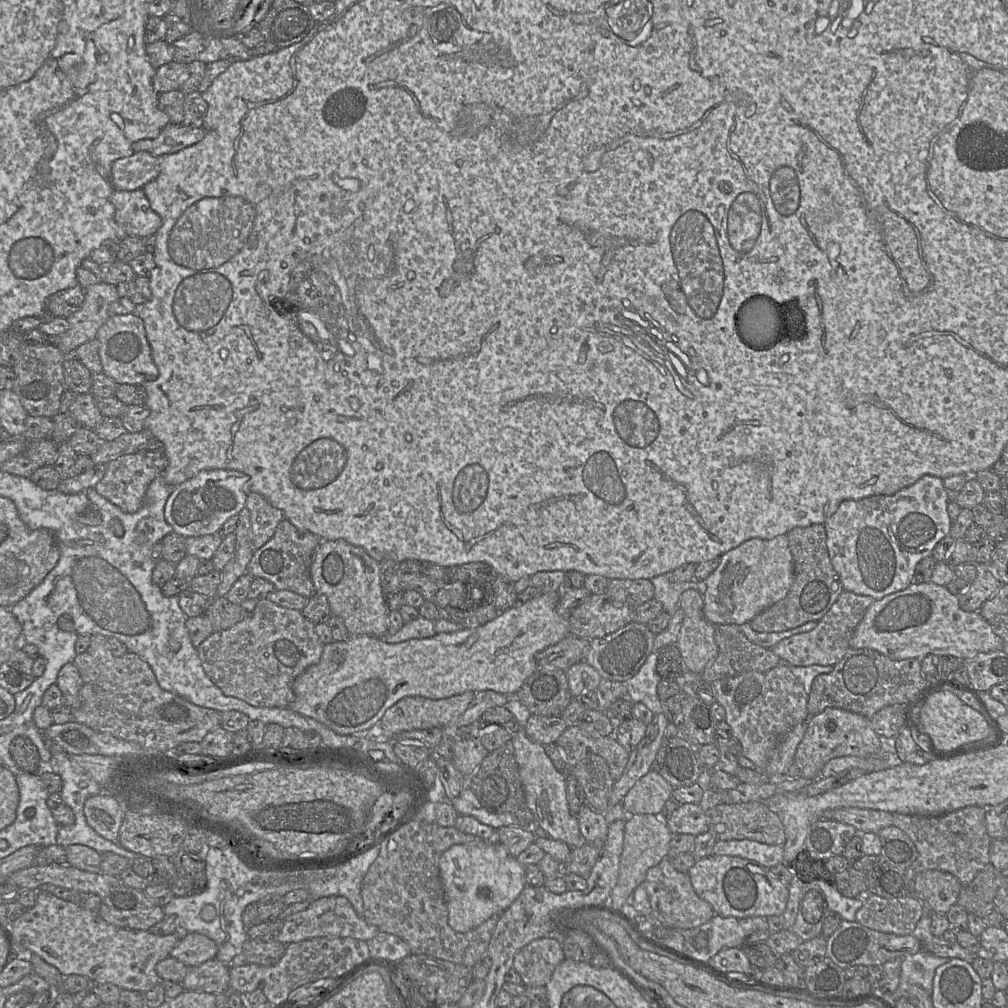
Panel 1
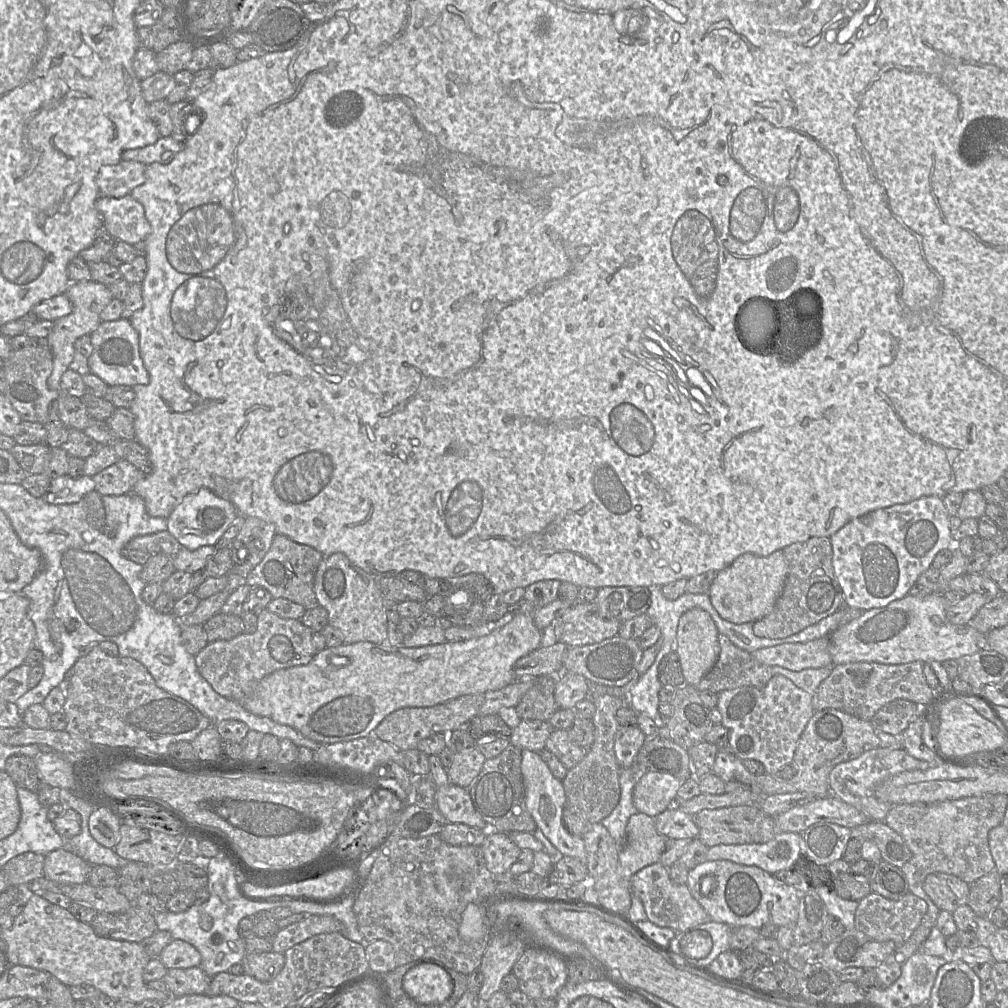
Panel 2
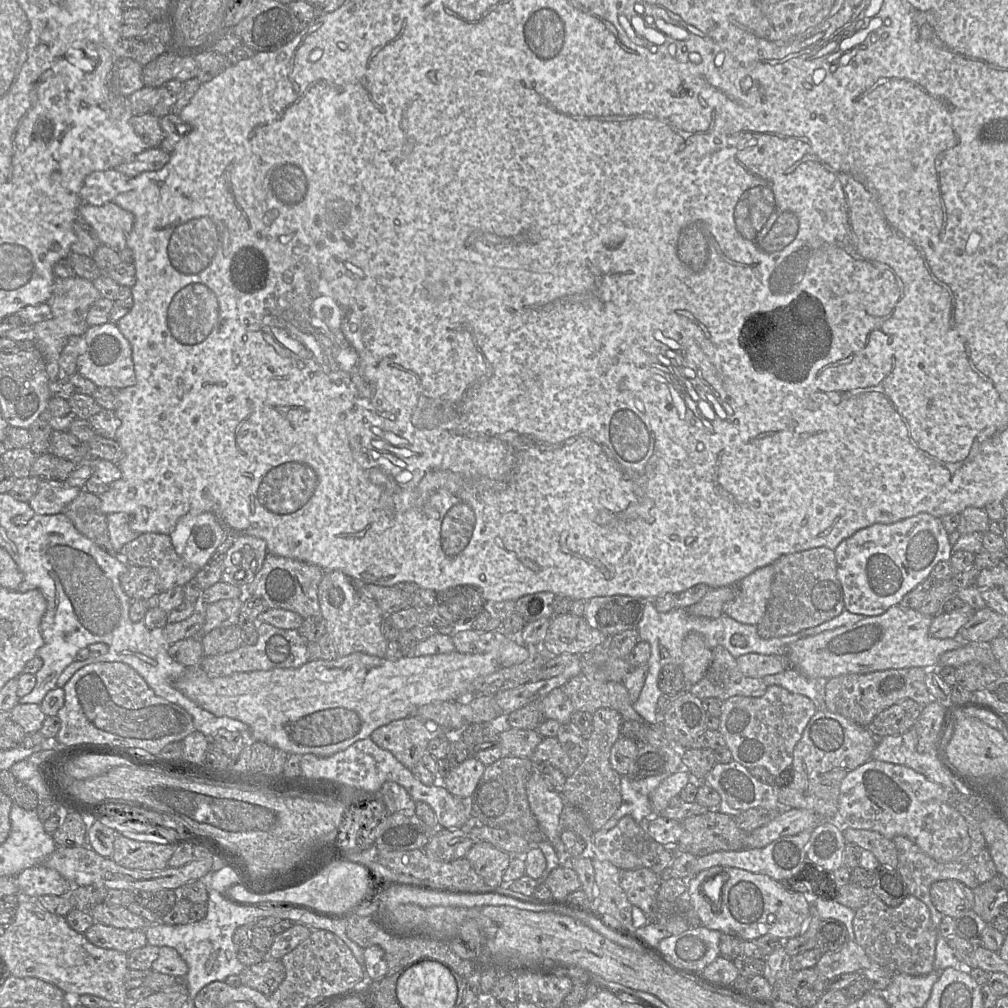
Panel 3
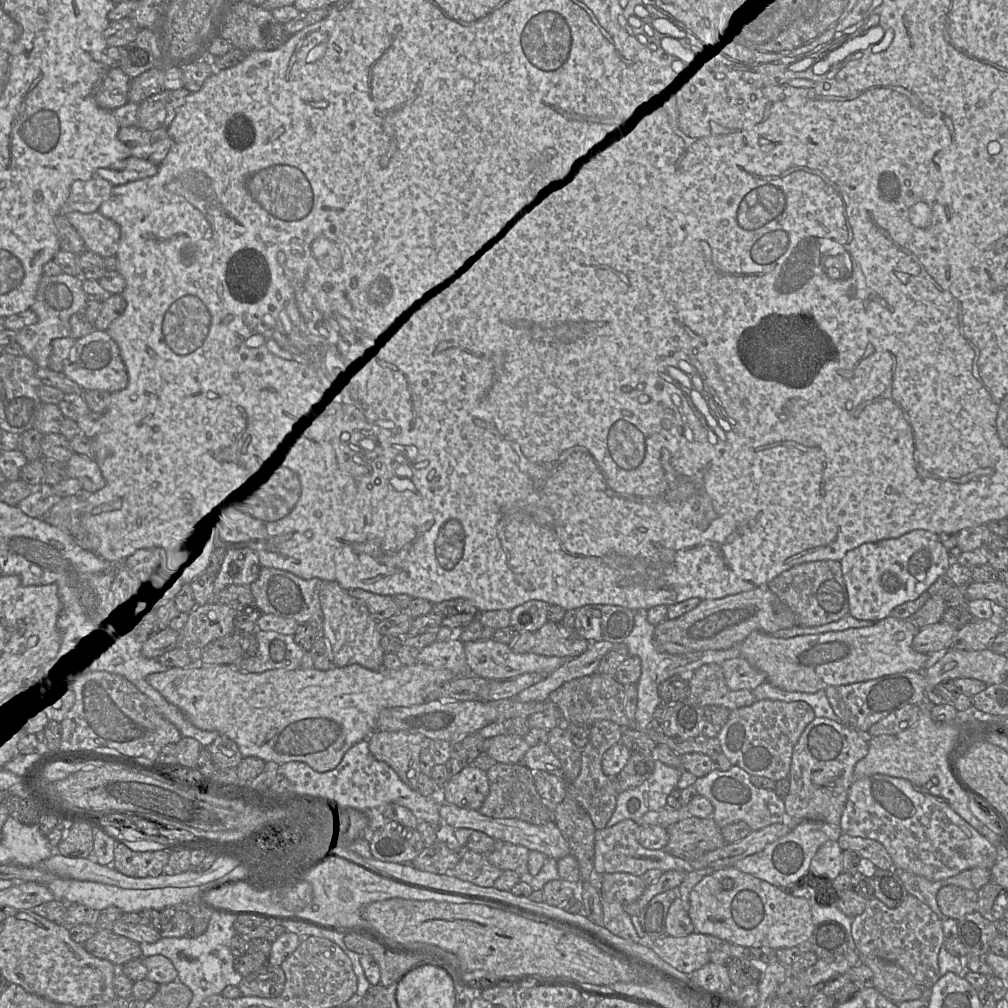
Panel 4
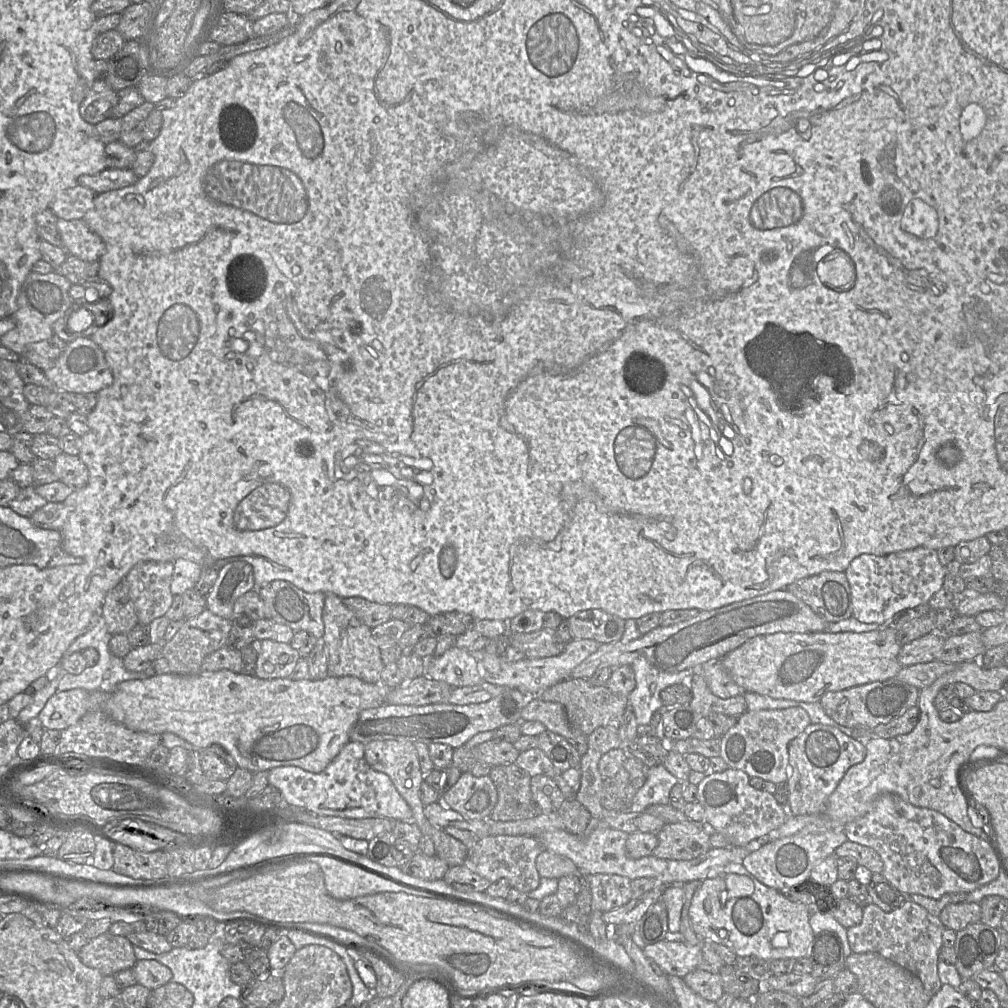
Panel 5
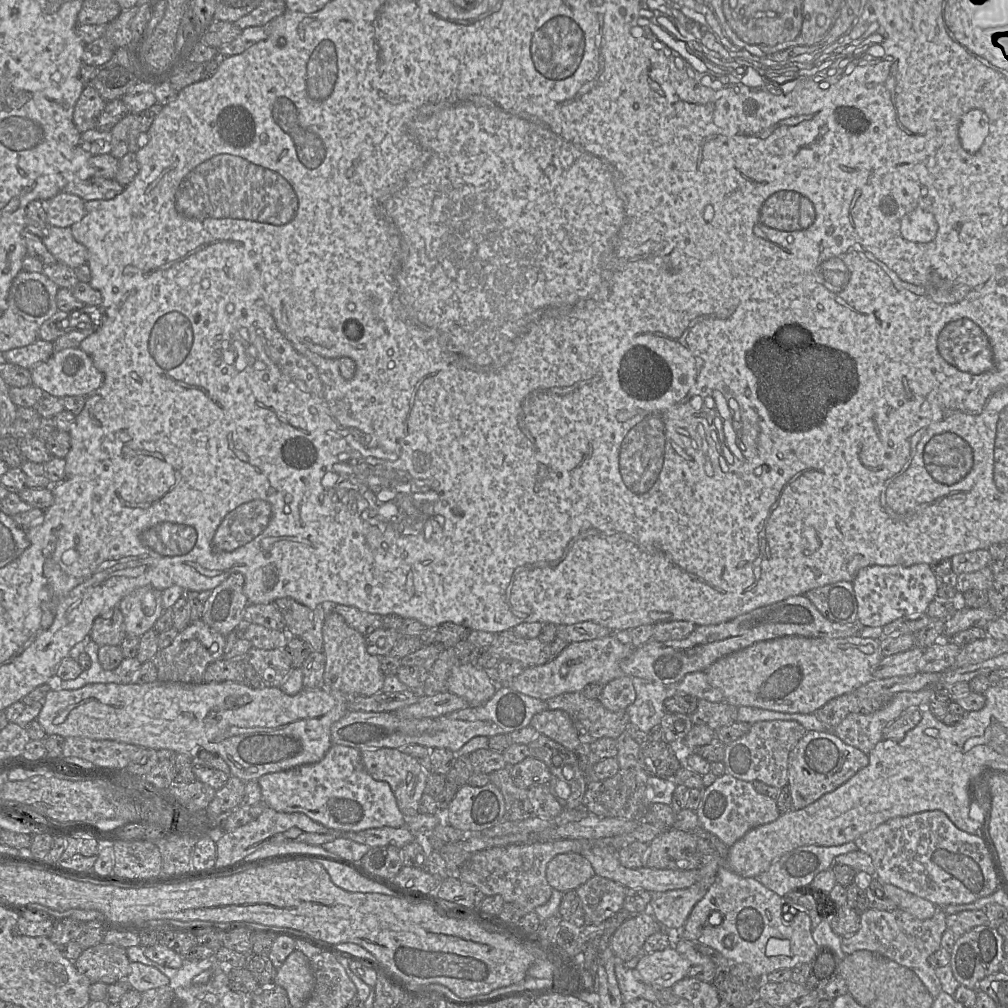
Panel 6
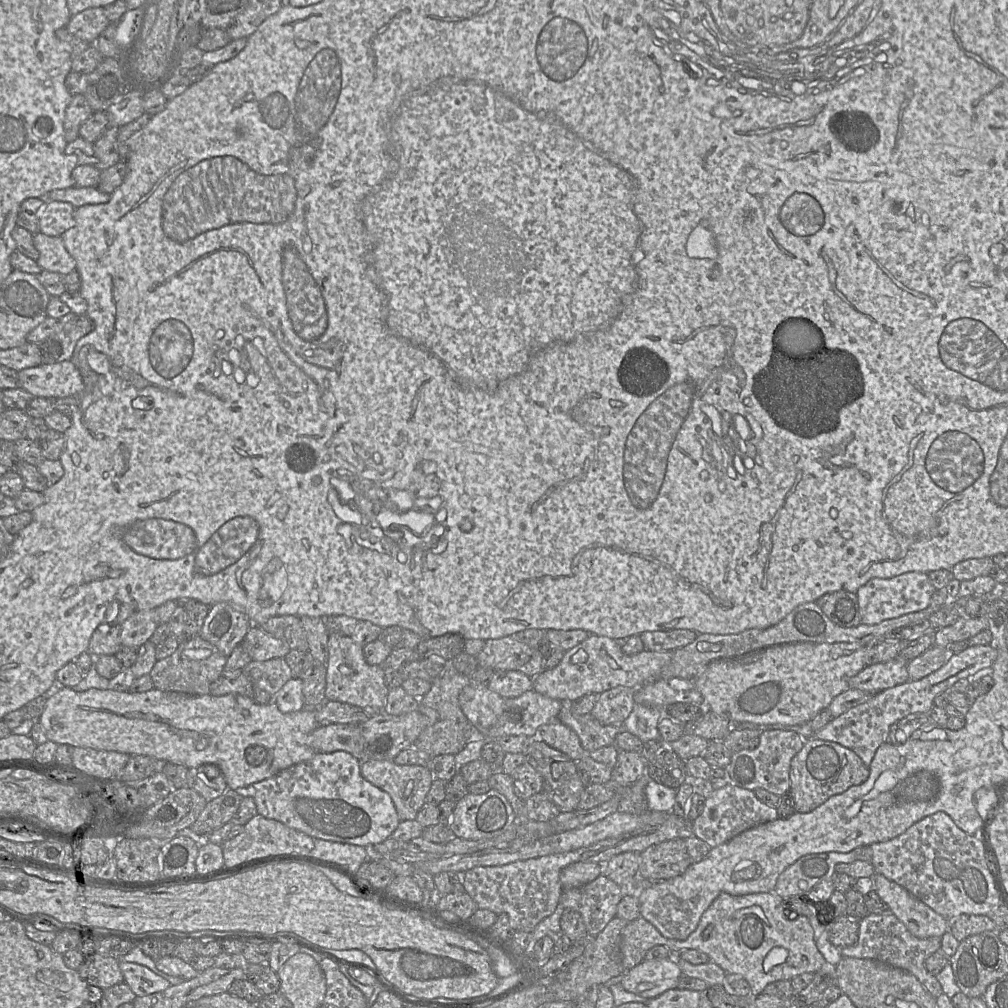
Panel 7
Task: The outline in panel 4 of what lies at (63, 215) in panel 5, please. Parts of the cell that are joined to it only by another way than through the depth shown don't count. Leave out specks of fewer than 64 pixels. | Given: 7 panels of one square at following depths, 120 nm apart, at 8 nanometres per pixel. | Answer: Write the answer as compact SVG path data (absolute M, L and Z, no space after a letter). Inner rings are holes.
M99 177L73 182L60 214L65 216L69 212L86 214L96 212L101 204L109 198L113 187L109 181Z

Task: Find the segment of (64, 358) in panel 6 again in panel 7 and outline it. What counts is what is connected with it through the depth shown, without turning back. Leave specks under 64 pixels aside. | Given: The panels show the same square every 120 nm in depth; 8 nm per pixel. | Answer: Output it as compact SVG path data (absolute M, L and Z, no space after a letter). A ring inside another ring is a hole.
M71 360L18 371L18 388L47 399L77 397L84 389L82 376Z

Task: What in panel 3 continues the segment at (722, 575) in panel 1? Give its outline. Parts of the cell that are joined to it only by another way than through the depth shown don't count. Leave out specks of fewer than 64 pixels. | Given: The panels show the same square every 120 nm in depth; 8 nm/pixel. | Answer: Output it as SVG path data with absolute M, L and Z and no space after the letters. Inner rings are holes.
M773 564L761 567L735 586L735 597L724 606L724 613L734 620L757 625L763 617L771 593Z

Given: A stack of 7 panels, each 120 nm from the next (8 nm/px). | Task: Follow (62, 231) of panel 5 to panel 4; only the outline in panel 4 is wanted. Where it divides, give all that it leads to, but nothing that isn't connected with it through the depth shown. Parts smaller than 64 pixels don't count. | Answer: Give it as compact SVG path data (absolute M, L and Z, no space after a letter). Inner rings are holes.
M69 212L65 215L84 241L86 250L97 253L103 258L116 256L121 230L113 220L100 212Z

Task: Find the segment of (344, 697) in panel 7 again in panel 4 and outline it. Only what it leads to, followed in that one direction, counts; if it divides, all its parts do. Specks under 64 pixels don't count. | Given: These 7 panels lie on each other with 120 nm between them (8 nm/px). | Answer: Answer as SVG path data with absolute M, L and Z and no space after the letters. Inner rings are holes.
M323 581L319 597L323 612L321 636L329 645L334 666L359 664L370 670L381 668L385 653L381 647L382 635L377 630L378 621L373 618L365 604L334 581Z

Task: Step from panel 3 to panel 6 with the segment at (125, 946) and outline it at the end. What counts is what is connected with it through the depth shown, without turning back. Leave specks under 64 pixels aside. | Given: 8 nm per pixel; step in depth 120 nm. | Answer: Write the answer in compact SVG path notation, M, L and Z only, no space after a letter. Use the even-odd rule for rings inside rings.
M101 942L83 950L75 961L75 966L92 983L102 982L110 985L126 980L130 963L125 948Z

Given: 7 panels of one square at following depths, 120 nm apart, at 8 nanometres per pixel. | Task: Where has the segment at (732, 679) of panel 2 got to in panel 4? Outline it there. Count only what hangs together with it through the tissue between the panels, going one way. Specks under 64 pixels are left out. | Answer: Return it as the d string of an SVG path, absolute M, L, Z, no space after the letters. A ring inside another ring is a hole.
M710 663L705 664L696 670L689 680L690 699L698 706L705 707L707 705L718 705L732 711L738 708L752 705L757 700L755 699L751 690L737 690L733 691L728 688L719 664Z

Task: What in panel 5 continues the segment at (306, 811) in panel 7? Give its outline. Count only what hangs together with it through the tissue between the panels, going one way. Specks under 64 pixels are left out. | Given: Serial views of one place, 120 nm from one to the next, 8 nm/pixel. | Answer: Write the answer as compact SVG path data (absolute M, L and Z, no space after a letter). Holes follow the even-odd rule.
M347 742L320 773L312 773L297 766L273 768L269 770L268 783L281 792L288 806L320 816L349 819L384 817L392 821L412 821L409 805L386 774L368 765L364 758L364 748L365 745L360 742Z

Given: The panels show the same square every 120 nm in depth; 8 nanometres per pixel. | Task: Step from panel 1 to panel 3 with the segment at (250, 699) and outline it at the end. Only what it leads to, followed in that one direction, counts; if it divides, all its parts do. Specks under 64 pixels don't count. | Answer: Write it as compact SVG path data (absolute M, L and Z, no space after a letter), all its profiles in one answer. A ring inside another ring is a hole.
M258 621L258 639L254 645L242 644L231 652L204 656L200 667L211 677L231 675L236 672L267 671L274 668L298 668L309 661L308 643L297 629L281 629Z

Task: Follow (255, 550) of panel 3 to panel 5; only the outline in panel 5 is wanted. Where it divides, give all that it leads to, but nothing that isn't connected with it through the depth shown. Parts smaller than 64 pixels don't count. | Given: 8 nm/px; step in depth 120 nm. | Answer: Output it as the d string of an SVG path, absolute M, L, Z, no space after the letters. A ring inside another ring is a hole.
M243 560L230 561L220 568L210 592L205 596L206 608L222 618L232 620L236 600L254 588L252 566Z

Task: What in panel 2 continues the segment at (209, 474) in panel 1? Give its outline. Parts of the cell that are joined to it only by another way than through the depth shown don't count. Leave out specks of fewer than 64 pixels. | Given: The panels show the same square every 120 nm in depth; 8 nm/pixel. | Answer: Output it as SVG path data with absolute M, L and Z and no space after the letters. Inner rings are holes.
M207 488L186 495L167 518L167 532L189 550L202 546L216 546L227 528L242 520L232 503Z

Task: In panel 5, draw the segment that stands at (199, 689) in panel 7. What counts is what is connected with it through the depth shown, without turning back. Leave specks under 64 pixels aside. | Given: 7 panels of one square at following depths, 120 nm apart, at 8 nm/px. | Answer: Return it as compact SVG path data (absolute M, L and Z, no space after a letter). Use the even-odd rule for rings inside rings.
M205 608L197 616L184 619L173 638L164 643L161 655L167 659L172 673L197 674L201 671L203 660L207 655L227 645L231 627L231 620L222 618Z

